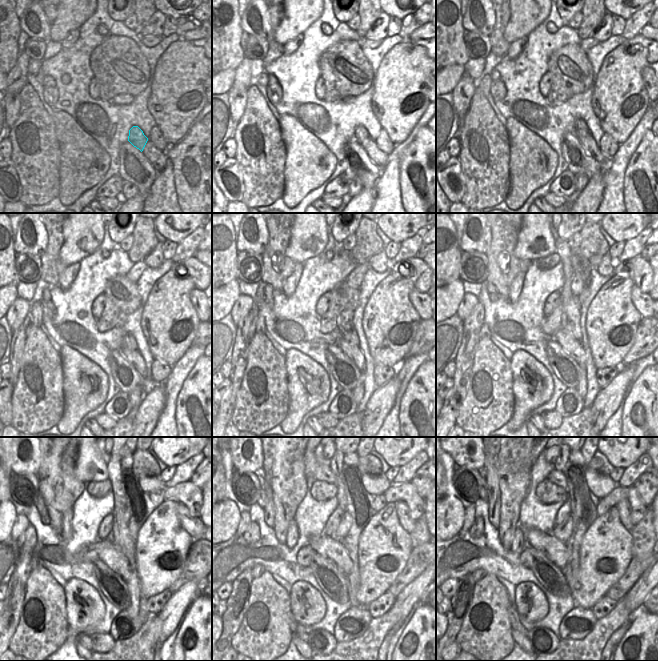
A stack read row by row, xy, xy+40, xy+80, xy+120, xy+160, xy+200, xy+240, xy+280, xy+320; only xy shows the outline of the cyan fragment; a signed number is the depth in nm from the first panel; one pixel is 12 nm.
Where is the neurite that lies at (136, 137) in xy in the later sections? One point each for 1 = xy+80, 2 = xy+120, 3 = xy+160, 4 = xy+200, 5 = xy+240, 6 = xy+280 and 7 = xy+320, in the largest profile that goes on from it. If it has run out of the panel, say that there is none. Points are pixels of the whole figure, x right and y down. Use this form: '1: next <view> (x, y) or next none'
1: next xy+80 (579, 123)
2: next xy+120 (129, 342)
3: next xy+160 (344, 321)
4: next xy+200 (570, 318)
5: next xy+240 (121, 540)
6: next xy+280 (336, 463)
7: next xy+320 (562, 459)

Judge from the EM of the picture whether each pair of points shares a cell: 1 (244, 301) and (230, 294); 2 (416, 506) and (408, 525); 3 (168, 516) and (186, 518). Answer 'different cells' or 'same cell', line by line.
1: different cells
2: different cells
3: different cells

